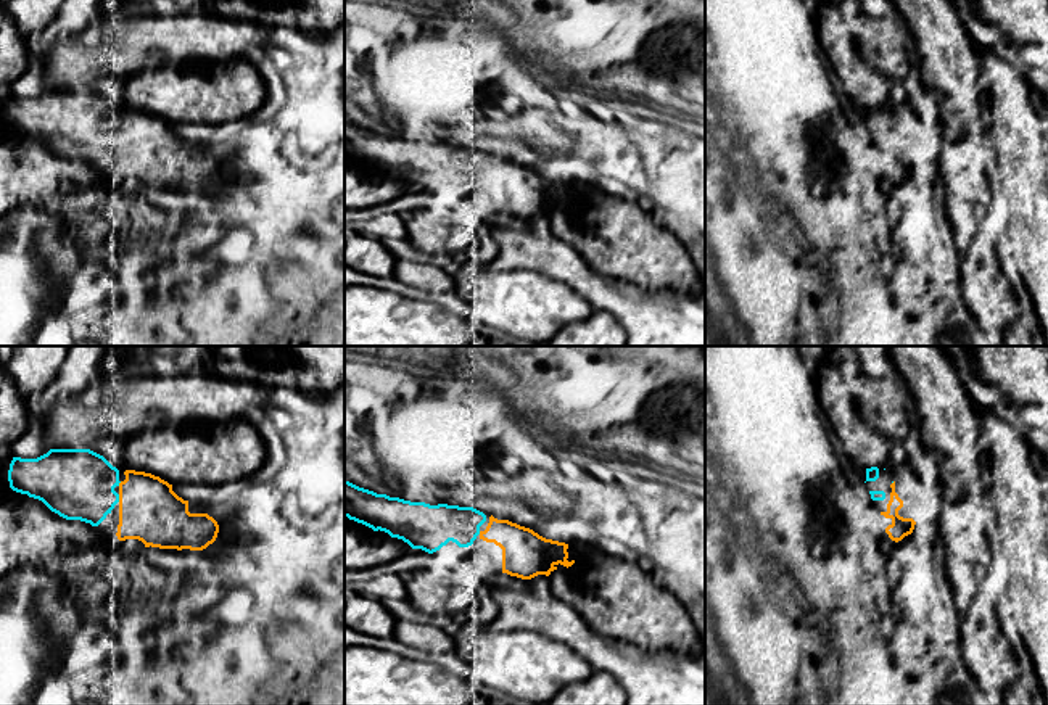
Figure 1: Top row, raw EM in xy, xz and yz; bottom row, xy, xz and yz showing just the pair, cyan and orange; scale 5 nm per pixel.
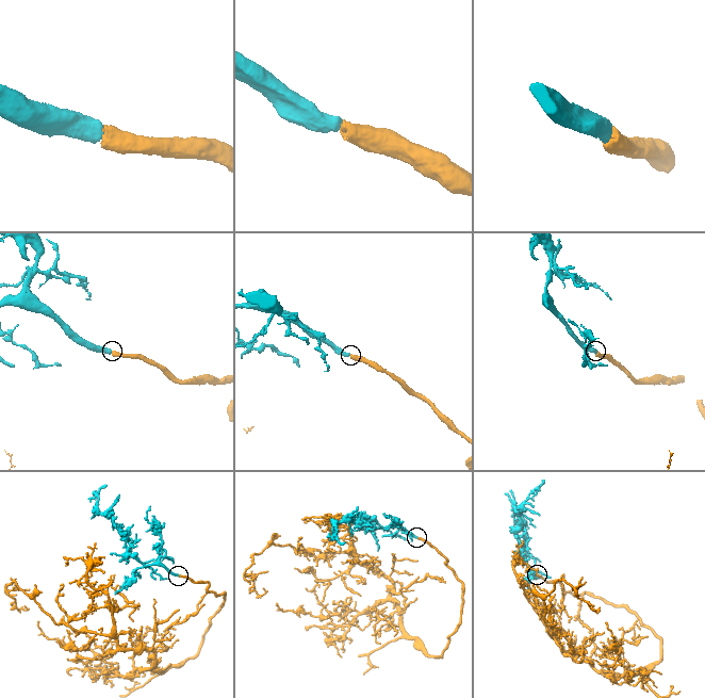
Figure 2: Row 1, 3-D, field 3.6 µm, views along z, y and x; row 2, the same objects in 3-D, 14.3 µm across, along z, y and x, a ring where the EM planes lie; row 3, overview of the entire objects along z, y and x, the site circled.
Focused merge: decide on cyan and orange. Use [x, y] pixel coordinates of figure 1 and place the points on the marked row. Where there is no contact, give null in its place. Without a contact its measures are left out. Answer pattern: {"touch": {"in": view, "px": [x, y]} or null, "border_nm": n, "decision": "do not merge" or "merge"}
{"touch": {"in": "xy", "px": [118, 498]}, "border_nm": 40, "decision": "merge"}

